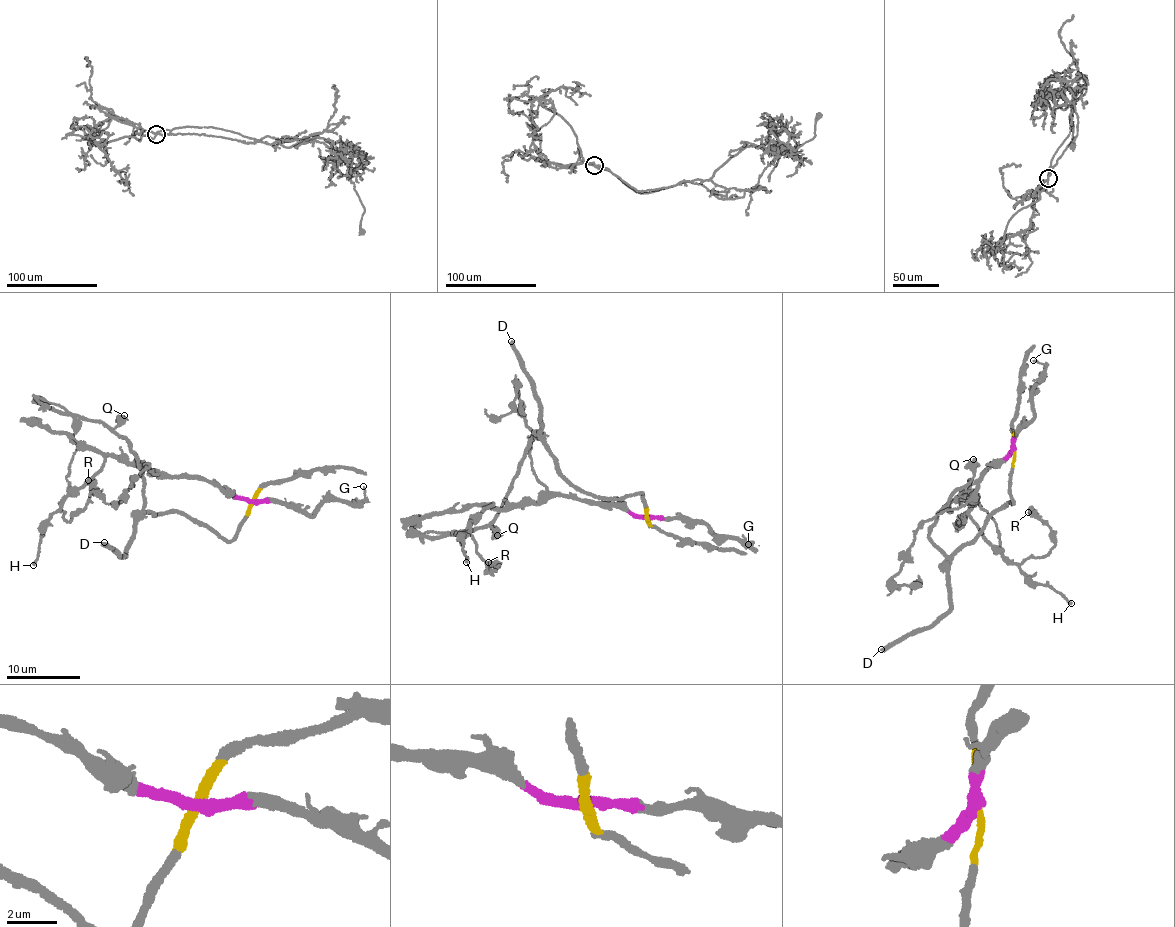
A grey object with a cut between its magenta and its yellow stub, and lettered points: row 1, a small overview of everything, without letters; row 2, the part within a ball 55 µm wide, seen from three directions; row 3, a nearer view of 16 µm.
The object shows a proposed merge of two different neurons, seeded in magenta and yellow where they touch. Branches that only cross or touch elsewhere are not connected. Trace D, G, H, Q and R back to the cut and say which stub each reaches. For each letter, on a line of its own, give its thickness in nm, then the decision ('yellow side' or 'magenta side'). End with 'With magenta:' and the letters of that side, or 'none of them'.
D: calibre 360 nm; yellow side
G: calibre 150 nm; magenta side
H: calibre 240 nm; magenta side
Q: calibre 440 nm; yellow side
R: calibre 600 nm; magenta side
With magenta: G, H, R

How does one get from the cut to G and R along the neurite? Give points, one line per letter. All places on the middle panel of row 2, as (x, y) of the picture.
G: (646, 519), (693, 521), (707, 525), (710, 533), (739, 538), (751, 548), (747, 543)
R: (646, 519), (552, 494), (503, 509), (493, 504), (471, 522), (486, 571), (496, 570), (487, 562)

